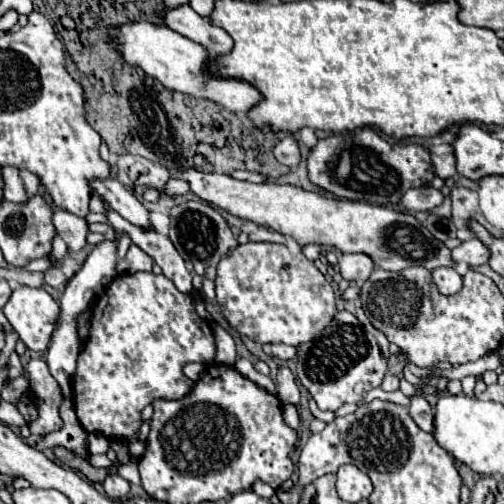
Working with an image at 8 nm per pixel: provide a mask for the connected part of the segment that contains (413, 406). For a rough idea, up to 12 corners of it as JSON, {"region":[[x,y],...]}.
{"region":[[414,397],[410,417],[422,431],[432,431],[432,405]]}

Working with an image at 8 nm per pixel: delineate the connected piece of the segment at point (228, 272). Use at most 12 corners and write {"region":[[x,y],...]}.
{"region":[[238,245],[216,299],[240,335],[298,347],[336,313],[302,251]]}

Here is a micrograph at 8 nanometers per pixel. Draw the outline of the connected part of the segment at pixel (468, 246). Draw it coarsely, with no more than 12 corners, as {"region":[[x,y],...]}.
{"region":[[478,239],[454,247],[454,263],[470,267],[488,261],[488,249]]}

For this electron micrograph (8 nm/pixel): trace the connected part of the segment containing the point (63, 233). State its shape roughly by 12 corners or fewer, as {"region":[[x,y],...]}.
{"region":[[54,209],[52,223],[68,249],[86,245],[88,223],[64,209]]}

